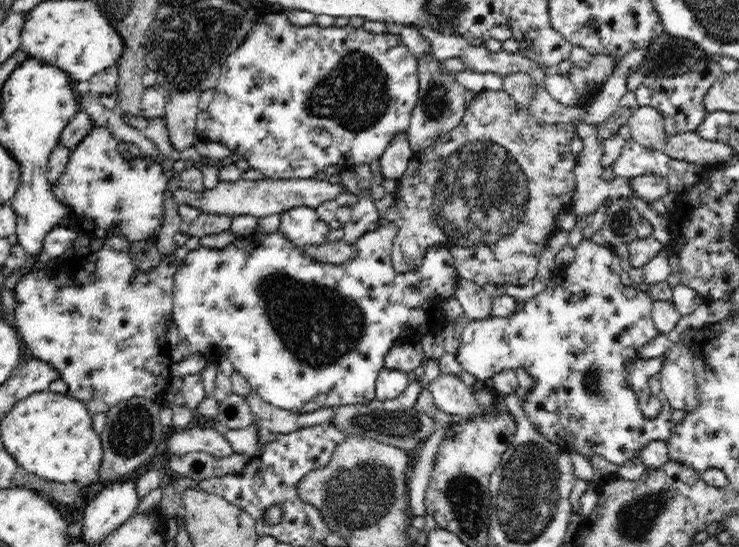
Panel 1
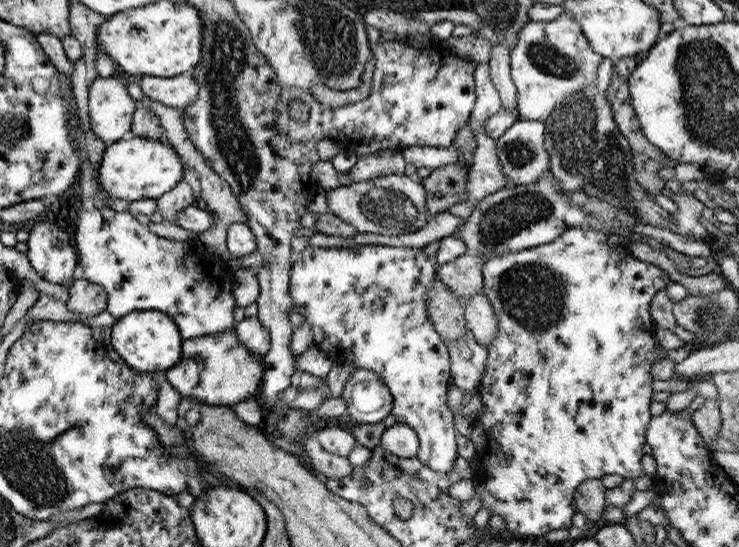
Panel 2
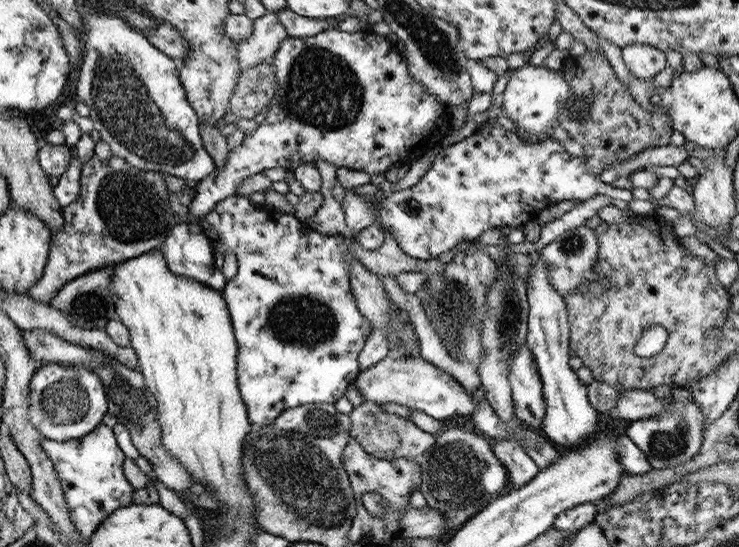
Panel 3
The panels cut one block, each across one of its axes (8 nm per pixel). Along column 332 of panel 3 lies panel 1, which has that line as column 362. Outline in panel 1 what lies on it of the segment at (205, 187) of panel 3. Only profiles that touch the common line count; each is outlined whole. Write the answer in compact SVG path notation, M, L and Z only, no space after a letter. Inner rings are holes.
M284 11L268 13L253 20L244 43L227 57L210 106L198 114L196 138L221 143L232 154L240 155L248 163L248 168L262 172L265 179L308 179L322 176L325 166L347 168L360 164L370 165L372 160L379 160L390 142L408 131L409 121L419 97L419 87L417 58L402 44L399 35L388 32L376 34L350 24L344 27L332 25L323 28L315 22L310 26L296 26L288 20Z

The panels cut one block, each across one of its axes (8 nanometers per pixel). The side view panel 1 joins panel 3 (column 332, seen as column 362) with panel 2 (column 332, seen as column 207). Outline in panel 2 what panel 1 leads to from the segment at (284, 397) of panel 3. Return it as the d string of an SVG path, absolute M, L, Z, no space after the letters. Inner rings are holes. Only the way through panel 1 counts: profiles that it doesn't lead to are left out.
M354 245L348 247L304 247L301 252L295 254L292 258L291 268L289 270L289 298L293 301L293 308L297 314L303 316L309 330L312 334L312 342L315 349L325 353L336 365L349 362L357 369L375 371L385 383L387 392L391 395L391 412L397 423L406 424L417 435L419 448L417 451L417 460L433 470L433 472L443 472L447 474L453 468L453 462L457 458L457 446L453 438L454 426L451 410L446 405L446 390L452 384L450 375L450 362L446 344L441 342L439 335L433 329L433 326L427 320L427 310L425 310L425 293L431 287L431 281L435 279L437 265L431 258L425 256L423 248L399 248L385 245Z

